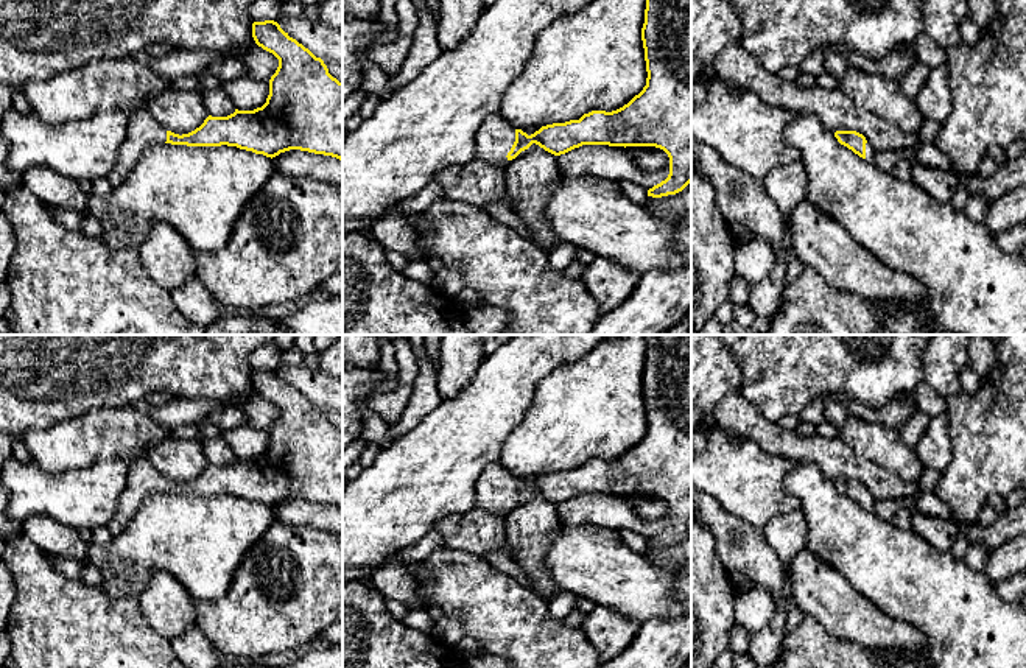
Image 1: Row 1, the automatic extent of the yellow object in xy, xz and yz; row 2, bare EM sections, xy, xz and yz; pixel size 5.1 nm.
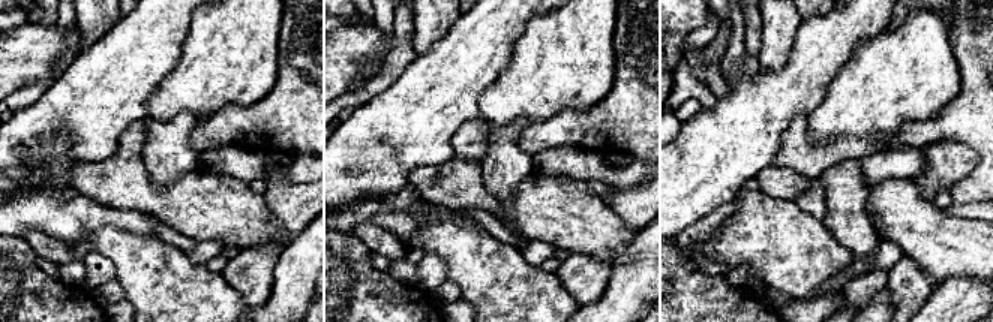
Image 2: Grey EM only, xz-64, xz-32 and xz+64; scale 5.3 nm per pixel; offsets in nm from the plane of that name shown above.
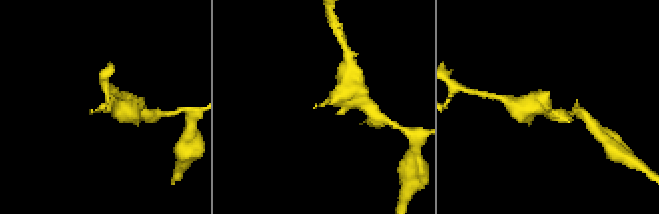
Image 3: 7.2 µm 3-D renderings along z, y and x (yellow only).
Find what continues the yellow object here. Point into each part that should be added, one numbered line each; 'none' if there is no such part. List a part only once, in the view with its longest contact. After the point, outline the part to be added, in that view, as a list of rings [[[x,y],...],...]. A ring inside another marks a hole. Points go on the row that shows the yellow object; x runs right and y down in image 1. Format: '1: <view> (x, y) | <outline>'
1: xz (494, 139) | [[[498,114],[489,115],[475,134],[476,159],[506,168],[511,162],[506,156],[514,142],[515,129]]]

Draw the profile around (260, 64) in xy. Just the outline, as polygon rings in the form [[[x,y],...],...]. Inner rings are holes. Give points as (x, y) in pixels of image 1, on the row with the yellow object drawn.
[[[254,45],[240,61],[244,64],[248,76],[258,81],[269,81],[279,67],[279,59],[258,45]]]

